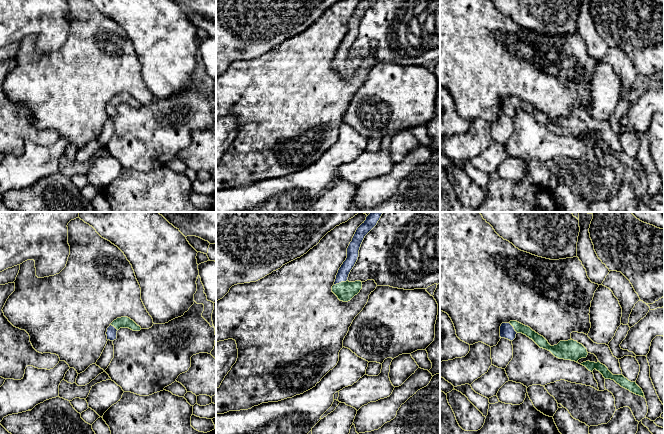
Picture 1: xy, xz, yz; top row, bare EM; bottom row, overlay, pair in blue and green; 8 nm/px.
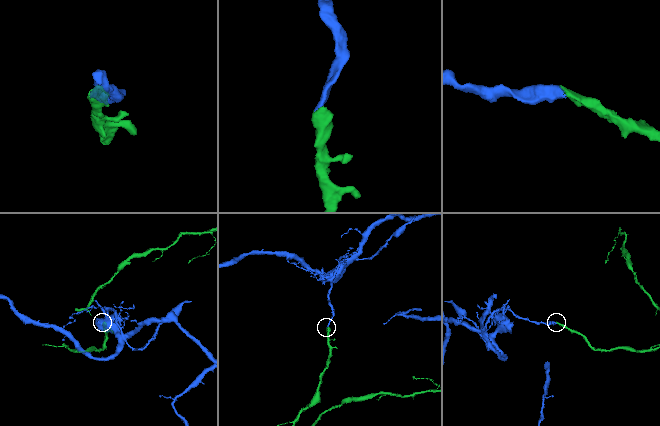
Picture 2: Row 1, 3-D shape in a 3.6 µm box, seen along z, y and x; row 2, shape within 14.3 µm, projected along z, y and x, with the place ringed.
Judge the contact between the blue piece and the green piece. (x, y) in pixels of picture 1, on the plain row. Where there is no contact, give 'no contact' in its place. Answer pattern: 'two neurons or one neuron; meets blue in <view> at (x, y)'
two neurons; meets blue in xz at (340, 58)

